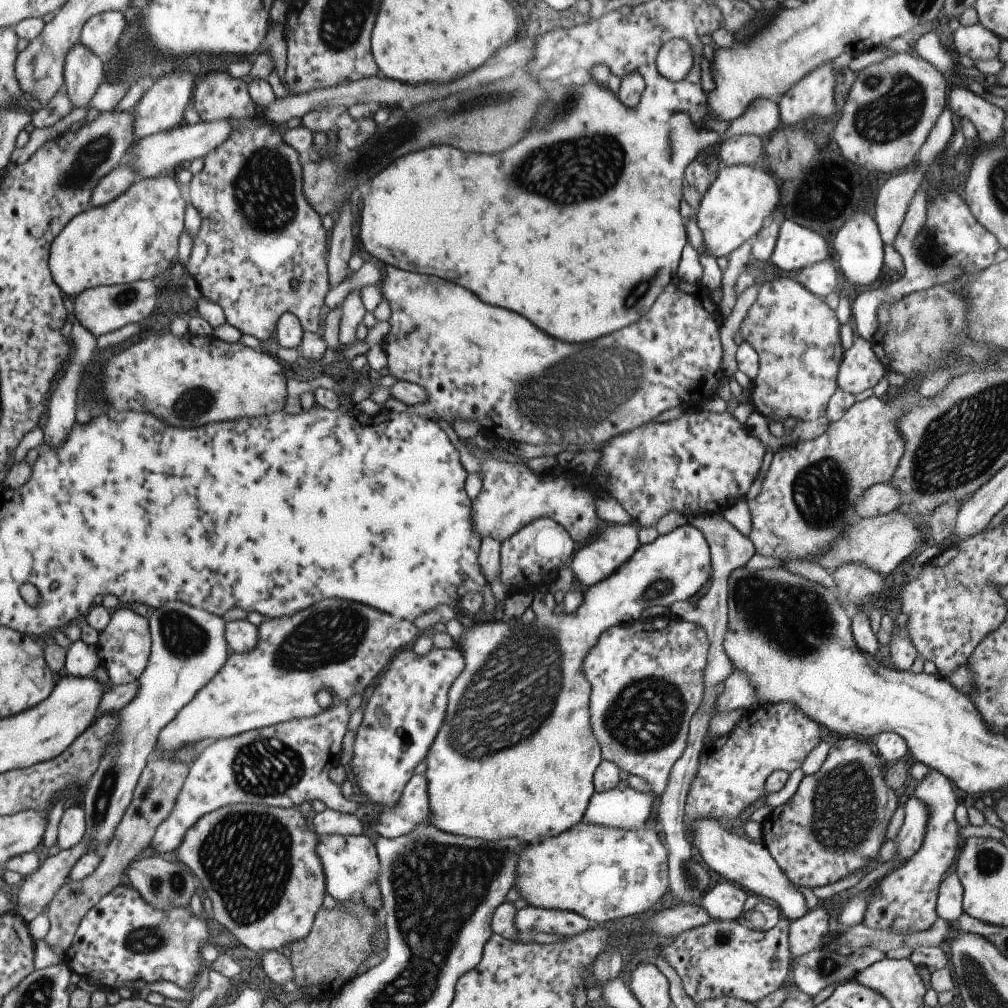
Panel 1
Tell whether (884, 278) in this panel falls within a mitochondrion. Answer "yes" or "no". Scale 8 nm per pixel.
no

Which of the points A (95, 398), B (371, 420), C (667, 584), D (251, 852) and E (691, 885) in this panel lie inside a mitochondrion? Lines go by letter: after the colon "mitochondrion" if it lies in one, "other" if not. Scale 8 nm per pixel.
A: other
B: other
C: mitochondrion
D: mitochondrion
E: mitochondrion

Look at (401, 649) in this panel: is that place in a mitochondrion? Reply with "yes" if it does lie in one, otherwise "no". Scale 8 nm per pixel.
no

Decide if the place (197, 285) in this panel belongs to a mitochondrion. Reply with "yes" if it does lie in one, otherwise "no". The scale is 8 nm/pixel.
no

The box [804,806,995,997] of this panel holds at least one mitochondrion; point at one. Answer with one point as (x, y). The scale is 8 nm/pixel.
(827, 968)

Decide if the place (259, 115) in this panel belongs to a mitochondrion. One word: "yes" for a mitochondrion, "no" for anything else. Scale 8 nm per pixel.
no

